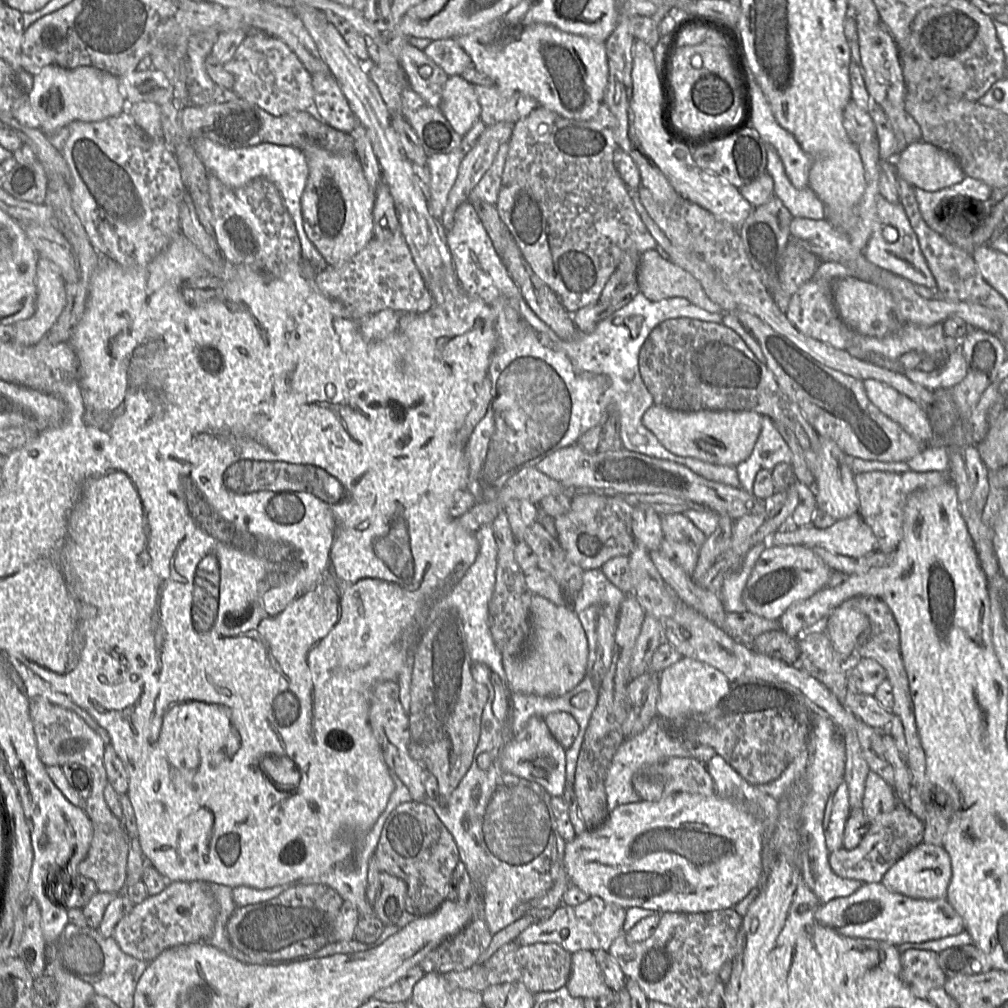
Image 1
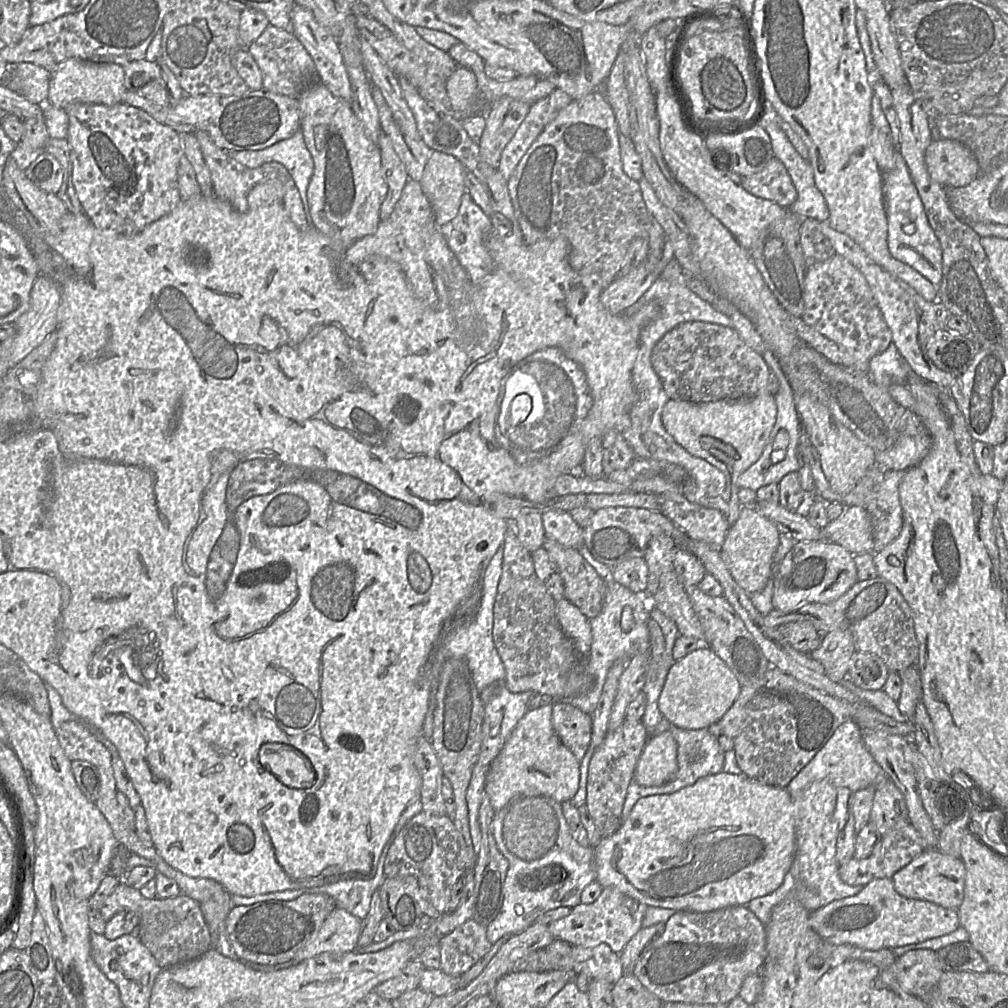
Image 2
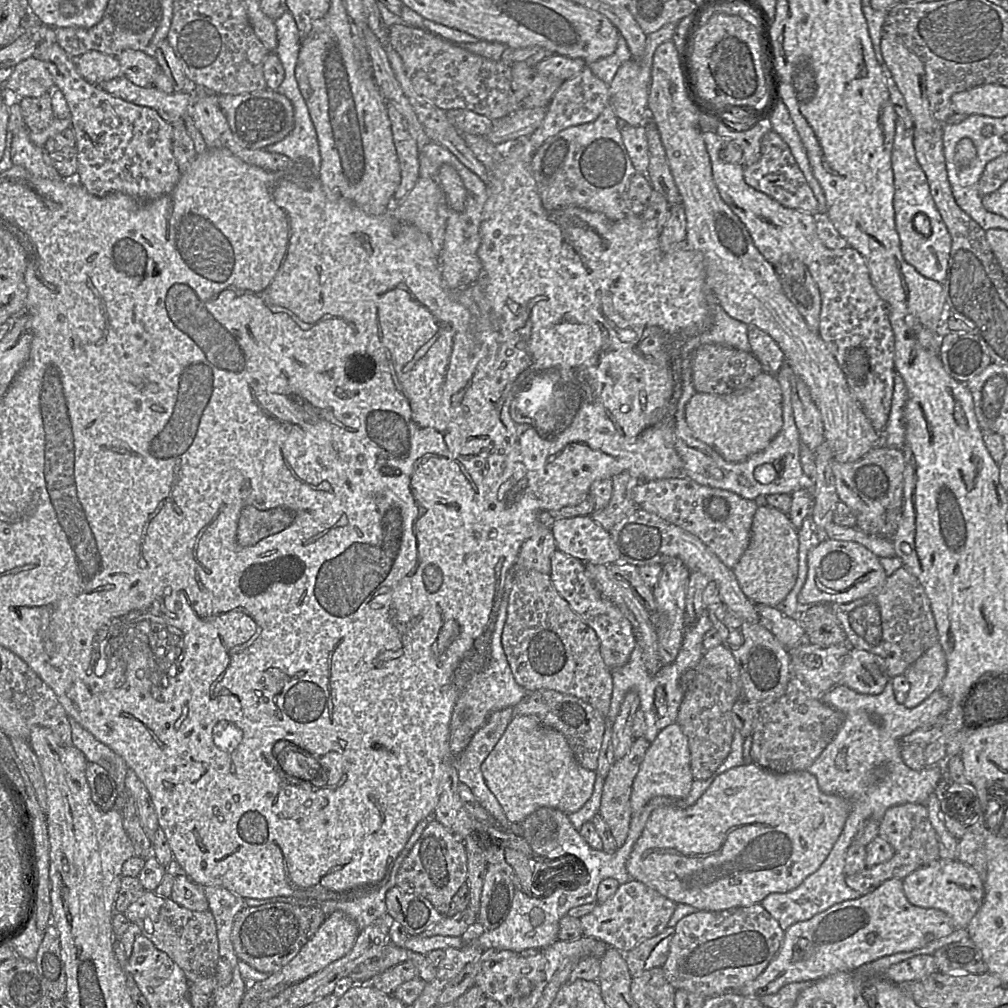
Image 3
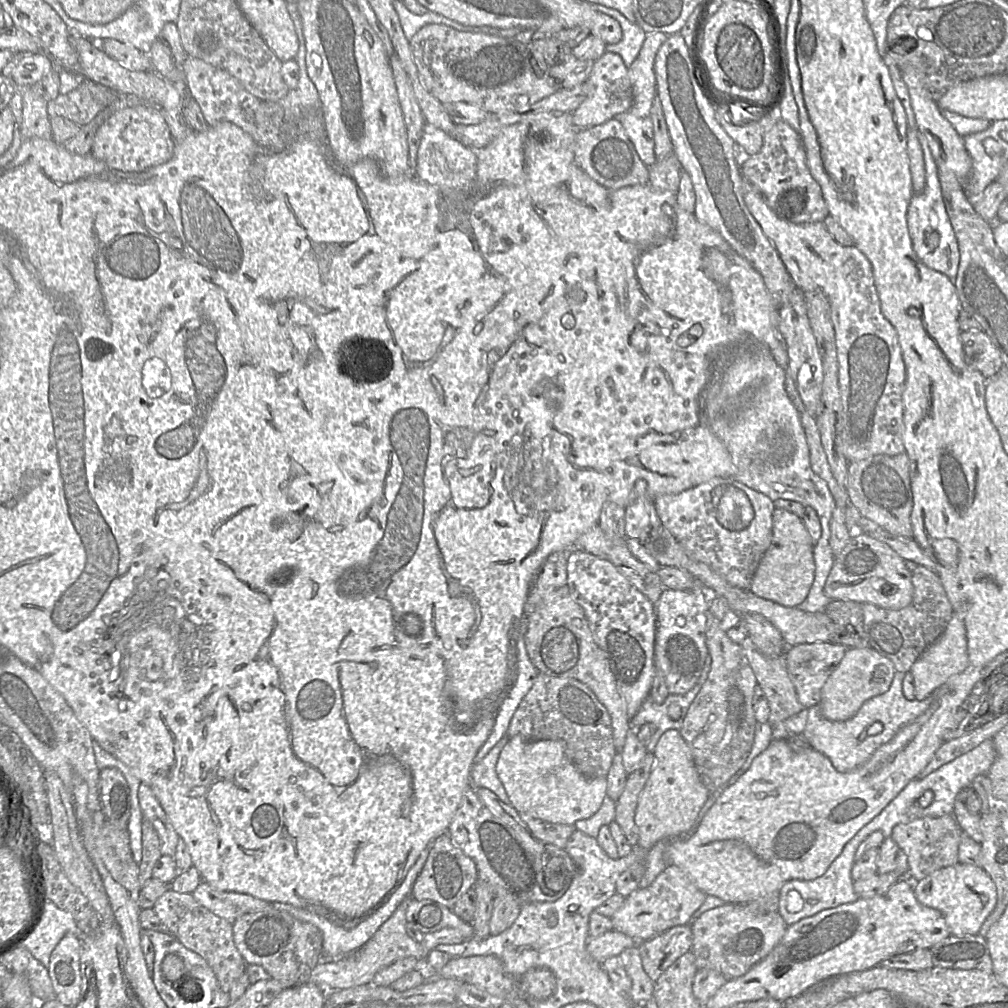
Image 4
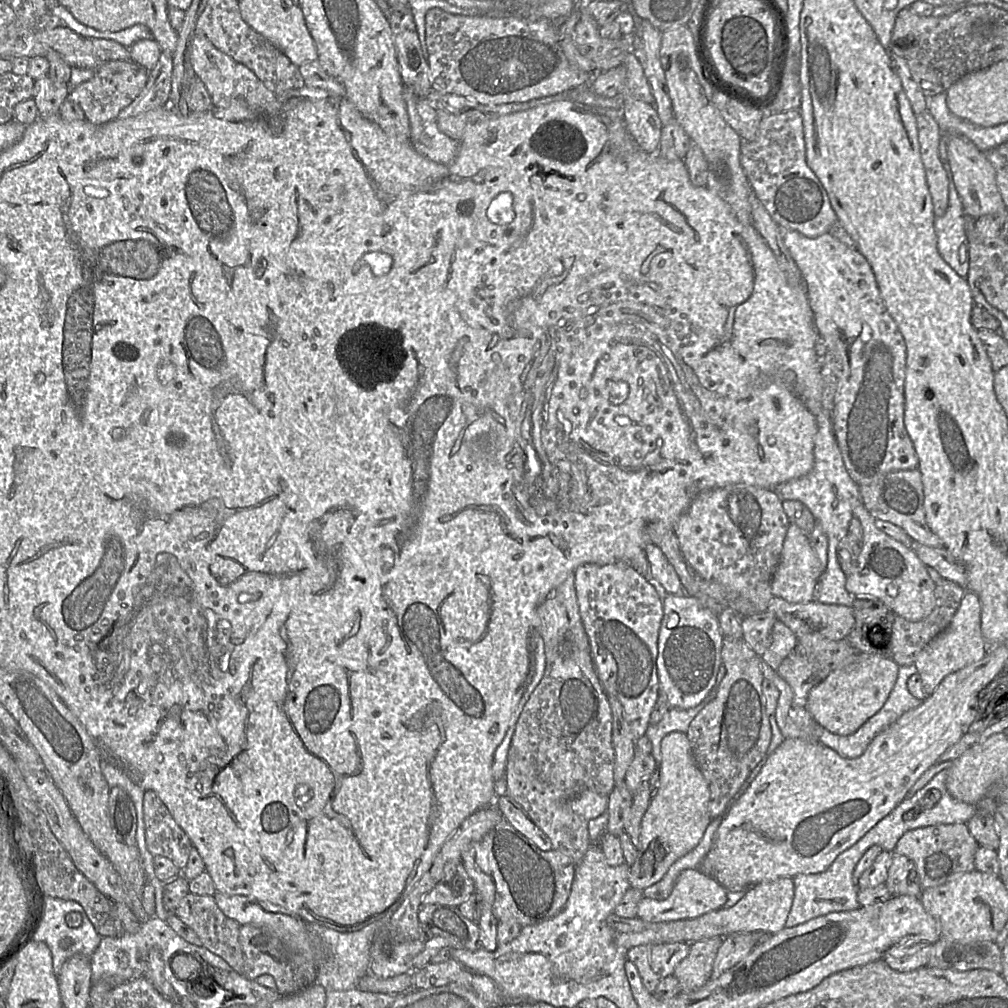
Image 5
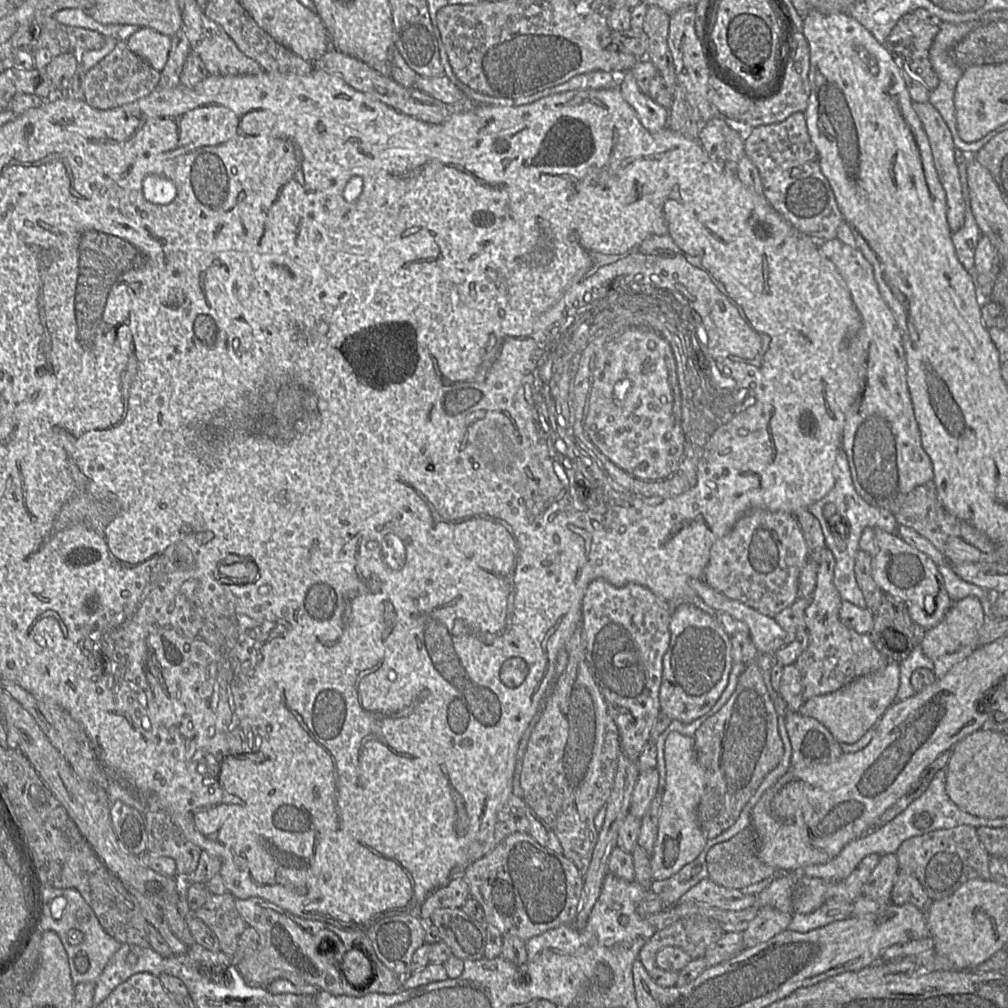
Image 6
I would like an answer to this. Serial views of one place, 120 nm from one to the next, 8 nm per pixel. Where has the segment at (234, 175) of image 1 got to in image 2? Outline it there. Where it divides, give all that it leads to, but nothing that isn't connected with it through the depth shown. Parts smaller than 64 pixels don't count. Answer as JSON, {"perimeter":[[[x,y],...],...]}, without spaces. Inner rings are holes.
{"perimeter":[[[301,129],[289,139],[270,147],[255,151],[231,152],[231,157],[238,165],[249,169],[269,162],[278,162],[285,166],[299,191],[308,219],[306,195],[314,171],[314,162],[306,147]]]}

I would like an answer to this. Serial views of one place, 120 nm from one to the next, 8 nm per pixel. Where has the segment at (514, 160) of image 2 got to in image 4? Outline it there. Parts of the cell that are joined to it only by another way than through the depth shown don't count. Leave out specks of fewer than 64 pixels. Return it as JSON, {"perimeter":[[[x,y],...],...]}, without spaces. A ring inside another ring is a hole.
{"perimeter":[[[606,52],[596,60],[582,86],[586,97],[580,106],[572,112],[573,123],[578,129],[601,125],[630,110],[632,106],[633,92],[628,76],[628,67],[622,57],[616,53]]]}

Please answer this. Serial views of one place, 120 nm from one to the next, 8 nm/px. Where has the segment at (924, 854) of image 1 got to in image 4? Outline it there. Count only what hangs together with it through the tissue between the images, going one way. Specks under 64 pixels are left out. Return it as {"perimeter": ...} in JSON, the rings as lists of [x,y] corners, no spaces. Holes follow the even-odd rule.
{"perimeter":[[[957,863],[937,870],[912,885],[918,901],[939,910],[954,936],[980,934],[985,920],[997,904],[996,885],[990,875],[979,866]]]}

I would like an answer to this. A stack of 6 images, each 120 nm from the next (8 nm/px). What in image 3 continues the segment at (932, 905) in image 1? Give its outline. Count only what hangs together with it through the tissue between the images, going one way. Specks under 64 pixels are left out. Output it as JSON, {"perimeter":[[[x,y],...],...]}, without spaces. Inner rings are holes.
{"perimeter":[[[890,879],[870,893],[835,904],[808,920],[791,925],[785,930],[780,949],[766,969],[757,978],[741,987],[737,993],[746,997],[760,998],[775,994],[791,983],[817,981],[832,974],[853,972],[882,957],[923,948],[933,941],[952,934],[956,928],[954,920],[944,911],[911,904],[904,894],[902,880]]]}

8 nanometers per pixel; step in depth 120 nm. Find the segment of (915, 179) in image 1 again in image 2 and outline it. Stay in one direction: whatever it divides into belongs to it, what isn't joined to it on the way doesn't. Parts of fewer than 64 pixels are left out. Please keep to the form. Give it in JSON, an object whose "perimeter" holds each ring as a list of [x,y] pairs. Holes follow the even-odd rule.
{"perimeter":[[[933,129],[933,140],[925,151],[931,179],[947,189],[971,183],[981,173],[978,161],[964,144],[941,138]]]}

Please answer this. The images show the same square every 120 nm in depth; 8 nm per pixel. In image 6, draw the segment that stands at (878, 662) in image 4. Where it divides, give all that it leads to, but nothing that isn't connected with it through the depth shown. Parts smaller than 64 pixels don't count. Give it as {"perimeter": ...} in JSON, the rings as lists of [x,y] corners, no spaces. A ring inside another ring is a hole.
{"perimeter":[[[890,661],[883,669],[856,678],[841,689],[824,695],[814,696],[804,701],[799,712],[804,716],[817,719],[828,728],[839,743],[853,744],[868,730],[875,728],[885,711],[895,702],[900,684],[900,667],[895,661]]]}

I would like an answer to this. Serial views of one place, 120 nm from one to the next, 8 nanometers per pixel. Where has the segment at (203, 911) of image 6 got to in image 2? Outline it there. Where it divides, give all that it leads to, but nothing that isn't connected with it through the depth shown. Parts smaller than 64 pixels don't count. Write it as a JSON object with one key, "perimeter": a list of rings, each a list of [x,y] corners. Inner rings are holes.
{"perimeter":[[[121,882],[105,899],[100,915],[107,921],[122,910],[131,910],[139,915],[137,936],[162,969],[196,959],[212,948],[209,927],[199,904],[187,896],[147,899],[138,889]]]}

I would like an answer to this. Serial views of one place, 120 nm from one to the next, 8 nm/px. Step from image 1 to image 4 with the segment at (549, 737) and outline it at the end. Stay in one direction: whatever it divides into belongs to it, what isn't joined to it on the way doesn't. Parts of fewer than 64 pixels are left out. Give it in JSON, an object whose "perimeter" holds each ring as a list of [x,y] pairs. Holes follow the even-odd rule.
{"perimeter":[[[509,736],[496,763],[496,774],[511,805],[531,818],[555,824],[574,824],[592,817],[607,795],[605,777],[586,777],[569,760],[559,740],[528,741]]]}

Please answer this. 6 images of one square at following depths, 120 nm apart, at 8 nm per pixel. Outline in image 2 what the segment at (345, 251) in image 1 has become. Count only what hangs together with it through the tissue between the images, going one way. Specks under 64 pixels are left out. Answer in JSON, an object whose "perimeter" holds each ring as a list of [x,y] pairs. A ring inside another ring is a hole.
{"perimeter":[[[316,80],[309,86],[298,100],[301,130],[314,162],[314,171],[306,195],[310,224],[323,235],[331,239],[341,239],[344,243],[356,242],[375,233],[381,222],[380,207],[388,191],[378,142],[366,136],[362,122],[353,111],[352,101],[333,95],[319,81]]]}

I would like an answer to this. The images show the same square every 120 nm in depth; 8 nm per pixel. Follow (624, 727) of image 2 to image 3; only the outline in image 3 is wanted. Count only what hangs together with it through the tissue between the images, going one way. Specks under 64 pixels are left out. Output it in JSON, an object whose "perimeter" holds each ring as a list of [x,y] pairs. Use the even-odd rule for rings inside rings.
{"perimeter":[[[644,737],[635,738],[629,752],[615,761],[604,779],[598,815],[608,824],[618,848],[628,837],[632,785],[649,746]]]}

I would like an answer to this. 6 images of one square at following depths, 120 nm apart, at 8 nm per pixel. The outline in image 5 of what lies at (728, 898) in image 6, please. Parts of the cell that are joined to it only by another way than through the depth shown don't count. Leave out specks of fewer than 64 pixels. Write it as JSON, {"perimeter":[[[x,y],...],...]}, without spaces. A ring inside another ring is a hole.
{"perimeter":[[[686,869],[677,877],[669,896],[663,900],[643,897],[638,904],[637,918],[647,923],[664,923],[683,919],[693,919],[711,911],[716,911],[726,906],[728,891],[713,877],[705,875],[700,869]]]}

